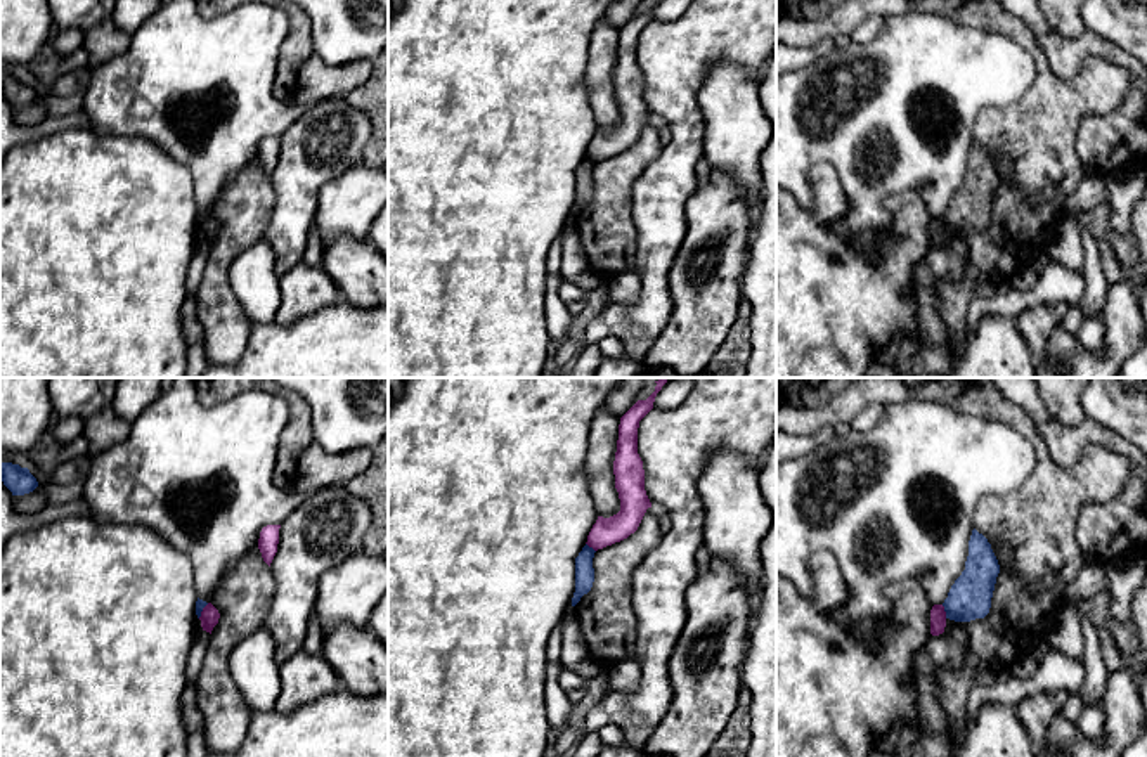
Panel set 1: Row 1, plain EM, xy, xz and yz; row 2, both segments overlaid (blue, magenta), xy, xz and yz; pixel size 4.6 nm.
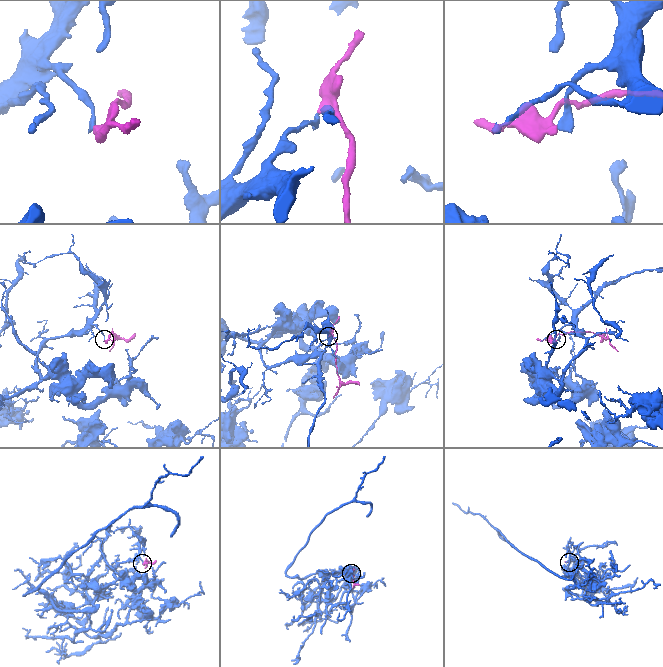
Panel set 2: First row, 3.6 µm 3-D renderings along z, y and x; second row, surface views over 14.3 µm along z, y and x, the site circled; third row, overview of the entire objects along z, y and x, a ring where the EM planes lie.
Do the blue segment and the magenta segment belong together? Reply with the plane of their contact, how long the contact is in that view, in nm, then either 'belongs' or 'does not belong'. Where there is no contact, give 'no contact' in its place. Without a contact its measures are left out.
meets blue in yz; contact 70 nm long; does not belong

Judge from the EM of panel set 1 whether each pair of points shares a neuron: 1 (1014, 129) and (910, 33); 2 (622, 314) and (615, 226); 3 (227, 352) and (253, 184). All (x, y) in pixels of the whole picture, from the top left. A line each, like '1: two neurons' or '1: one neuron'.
1: two neurons
2: two neurons
3: one neuron

